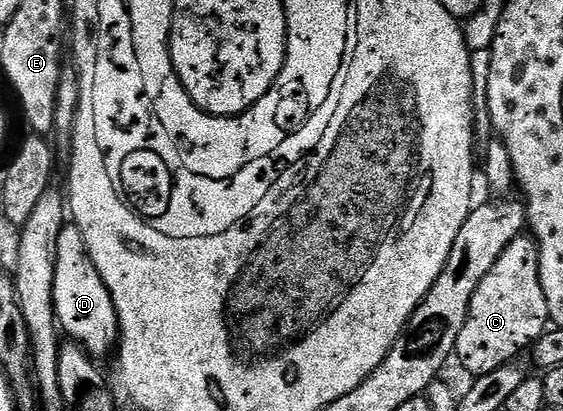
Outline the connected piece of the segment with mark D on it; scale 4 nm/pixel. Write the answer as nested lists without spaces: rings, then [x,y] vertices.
[[[66,224],[58,236],[58,260],[54,268],[54,308],[56,321],[71,341],[78,343],[93,359],[101,360],[108,349],[115,347],[120,332],[120,321],[114,308],[114,300],[98,276],[98,268],[88,255],[88,245],[82,232],[74,224]]]

